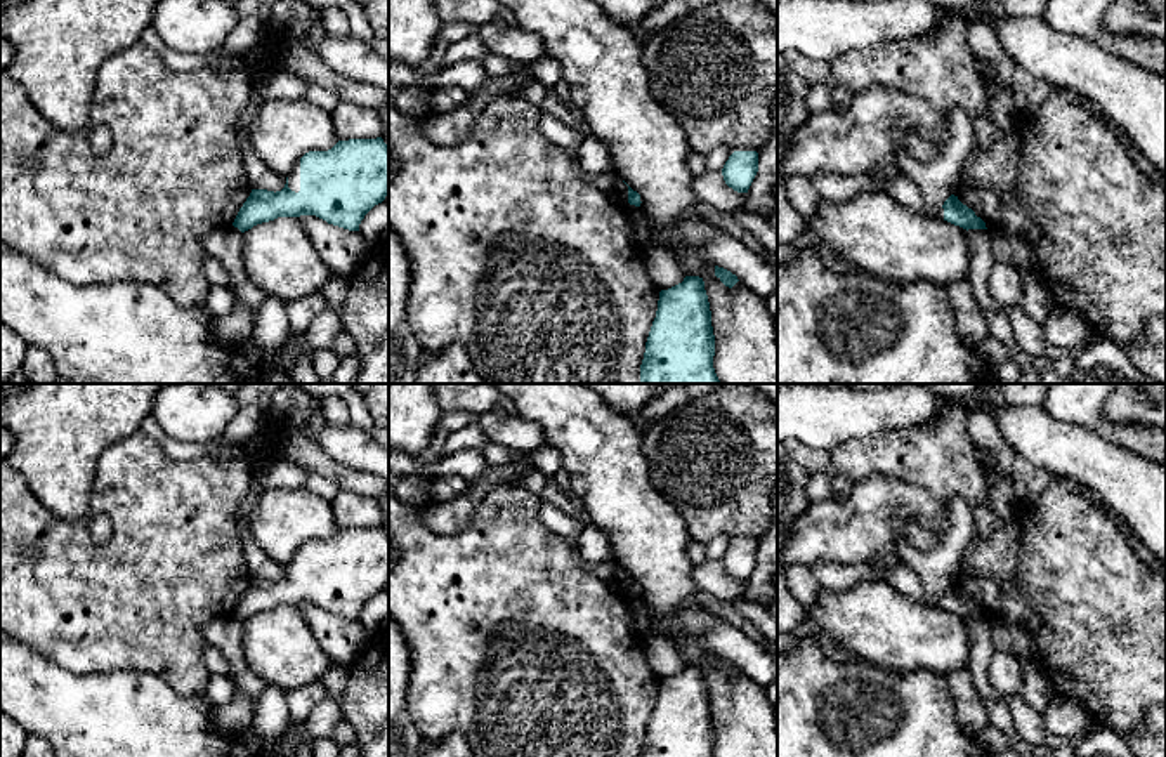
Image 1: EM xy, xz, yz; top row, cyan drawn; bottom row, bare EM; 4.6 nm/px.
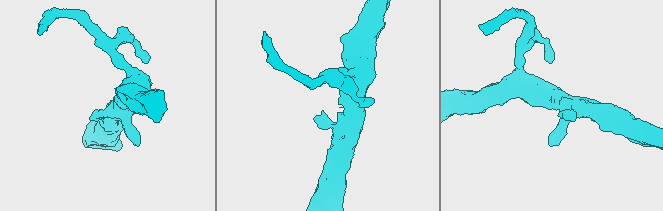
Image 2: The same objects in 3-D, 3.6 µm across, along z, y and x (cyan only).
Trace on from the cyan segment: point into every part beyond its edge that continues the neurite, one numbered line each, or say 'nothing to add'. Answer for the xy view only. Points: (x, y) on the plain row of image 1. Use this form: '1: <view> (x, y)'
1: xy (294, 566)

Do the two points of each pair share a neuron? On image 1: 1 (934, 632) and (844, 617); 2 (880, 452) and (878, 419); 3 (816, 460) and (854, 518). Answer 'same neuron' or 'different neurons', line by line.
1: same neuron
2: different neurons
3: different neurons

